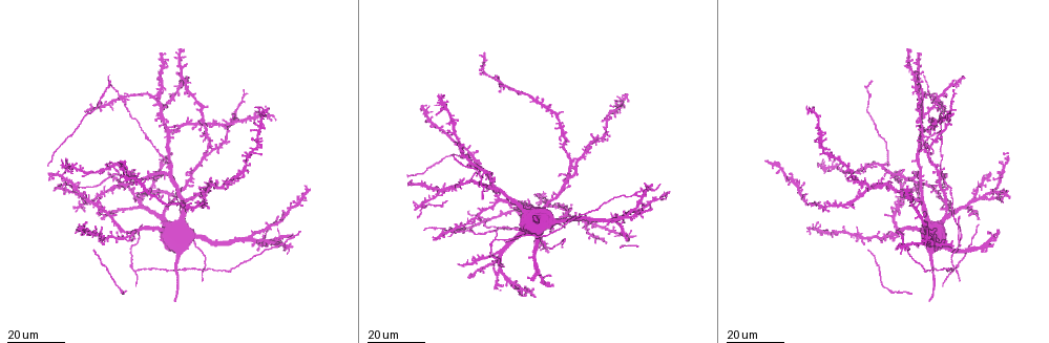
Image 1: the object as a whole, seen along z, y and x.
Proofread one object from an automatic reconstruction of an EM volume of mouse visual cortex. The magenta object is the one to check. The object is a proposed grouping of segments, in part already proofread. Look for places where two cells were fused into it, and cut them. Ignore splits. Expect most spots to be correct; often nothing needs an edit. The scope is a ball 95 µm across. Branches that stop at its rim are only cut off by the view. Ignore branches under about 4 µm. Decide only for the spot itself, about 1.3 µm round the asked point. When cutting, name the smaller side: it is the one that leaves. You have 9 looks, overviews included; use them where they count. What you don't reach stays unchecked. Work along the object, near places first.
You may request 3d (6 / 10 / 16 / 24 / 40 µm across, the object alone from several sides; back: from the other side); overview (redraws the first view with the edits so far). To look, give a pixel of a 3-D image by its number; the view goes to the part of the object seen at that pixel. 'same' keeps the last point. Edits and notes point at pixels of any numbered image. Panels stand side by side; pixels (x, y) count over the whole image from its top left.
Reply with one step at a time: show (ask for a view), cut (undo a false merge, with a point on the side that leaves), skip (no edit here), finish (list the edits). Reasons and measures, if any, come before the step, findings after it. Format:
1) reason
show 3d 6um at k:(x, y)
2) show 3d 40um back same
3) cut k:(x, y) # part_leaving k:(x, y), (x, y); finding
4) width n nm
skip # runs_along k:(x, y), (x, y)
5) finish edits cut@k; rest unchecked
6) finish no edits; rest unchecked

show 3d 16um at 1:(863, 240)

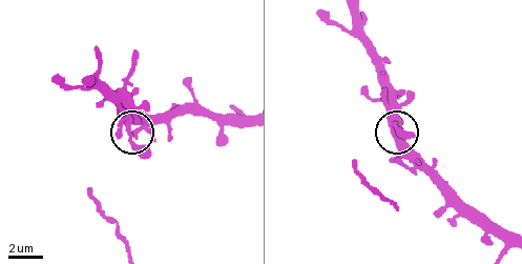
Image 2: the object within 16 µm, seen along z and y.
show 3d 6um at 2:(126, 125)

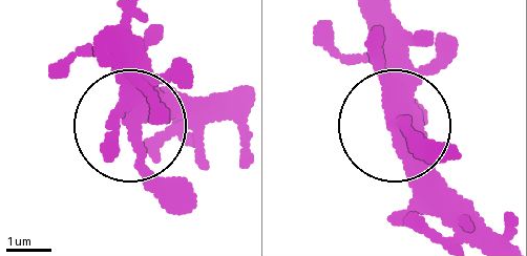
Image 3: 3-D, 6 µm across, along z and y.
skip # runs_along 3:(238, 88), (170, 97), (129, 123), (125, 43); all the same cell

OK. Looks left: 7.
looks like a crossing
show 3d 16um at 1:(922, 136)

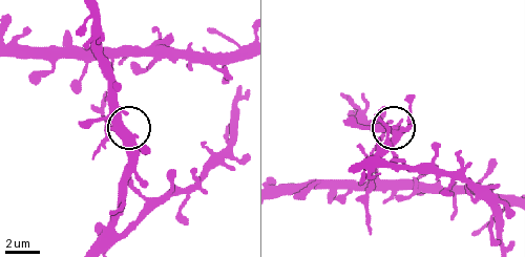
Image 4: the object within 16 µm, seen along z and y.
closer look
show 3d 6um same

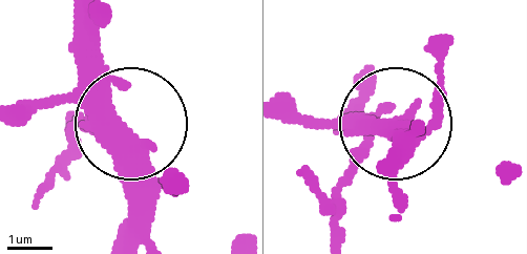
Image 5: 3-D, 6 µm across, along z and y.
other side
show 3d 6um back at 5:(358, 154)

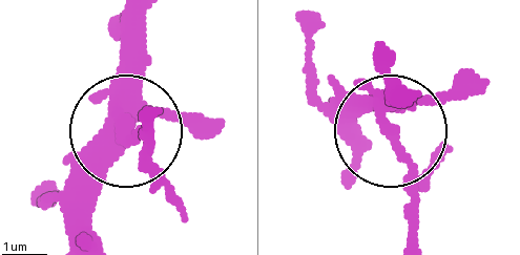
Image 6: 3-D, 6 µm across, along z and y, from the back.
width 320 nm
cut 6:(410, 177) # two cells meet here

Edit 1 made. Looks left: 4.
three arms meet
show 3d 24um at 1:(275, 246)

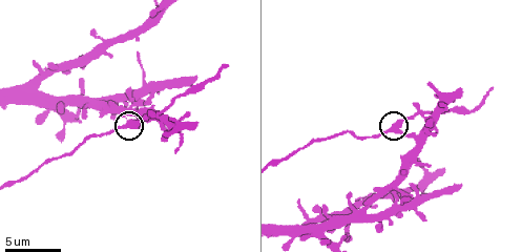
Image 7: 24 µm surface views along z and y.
show 3d 10um at 7:(130, 124)

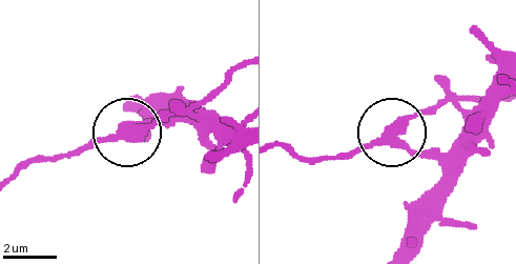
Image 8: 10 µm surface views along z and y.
width 350 nm
skip # all the same cell

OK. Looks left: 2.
arms run side by side
show 3d 10um at 7:(70, 118)

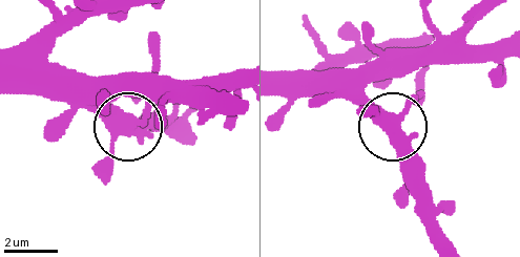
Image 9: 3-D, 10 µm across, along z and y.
closer look
show 3d 6um at 9:(394, 128)

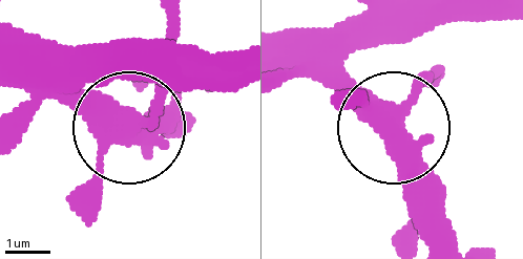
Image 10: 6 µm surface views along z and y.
skip # runs_along 10:(288, 57), (321, 64), (385, 121), (431, 74); all the same cell

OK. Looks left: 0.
finish edits cut@6; rest unchecked

